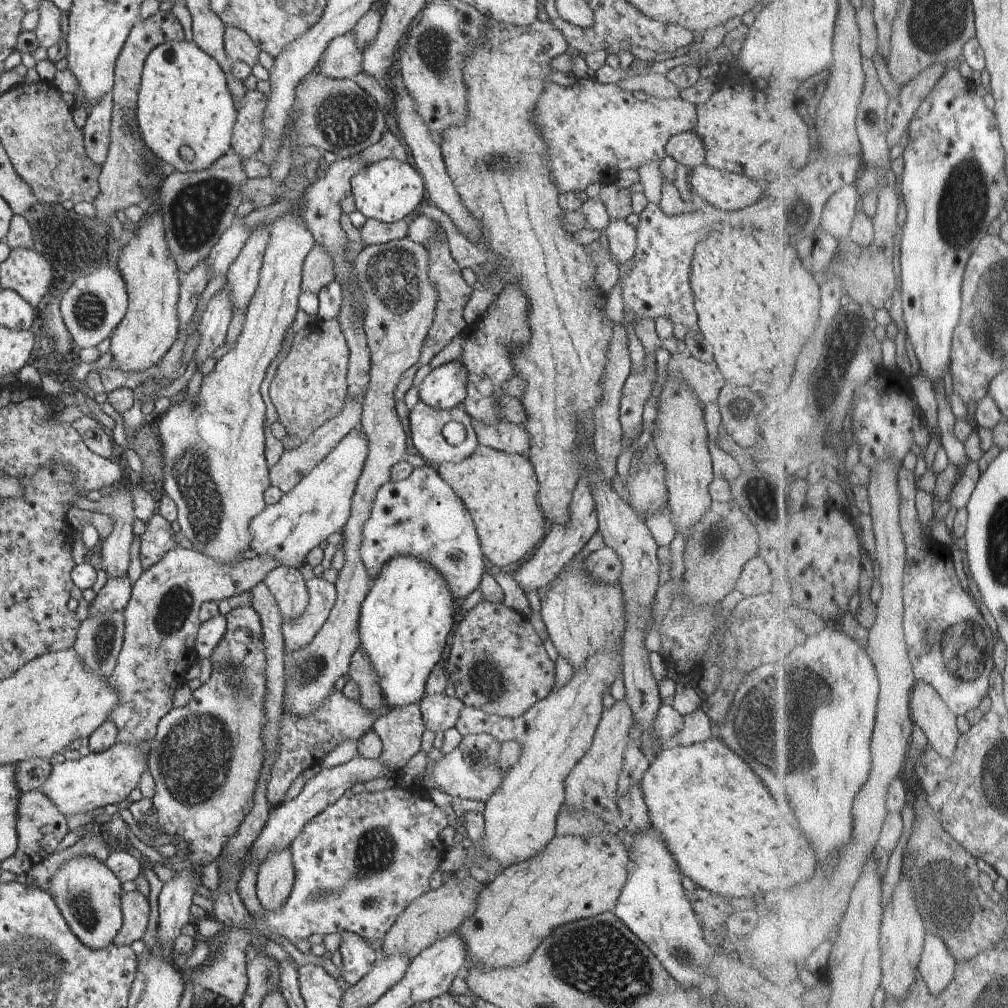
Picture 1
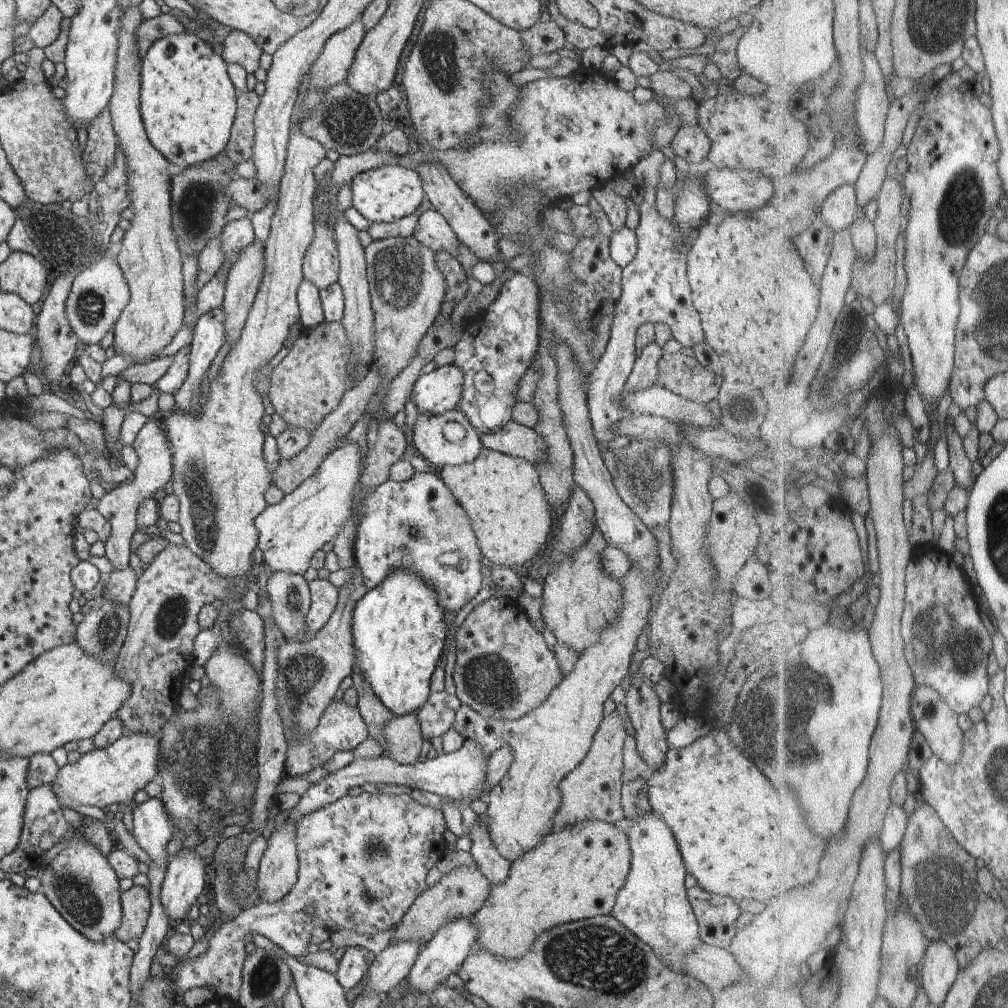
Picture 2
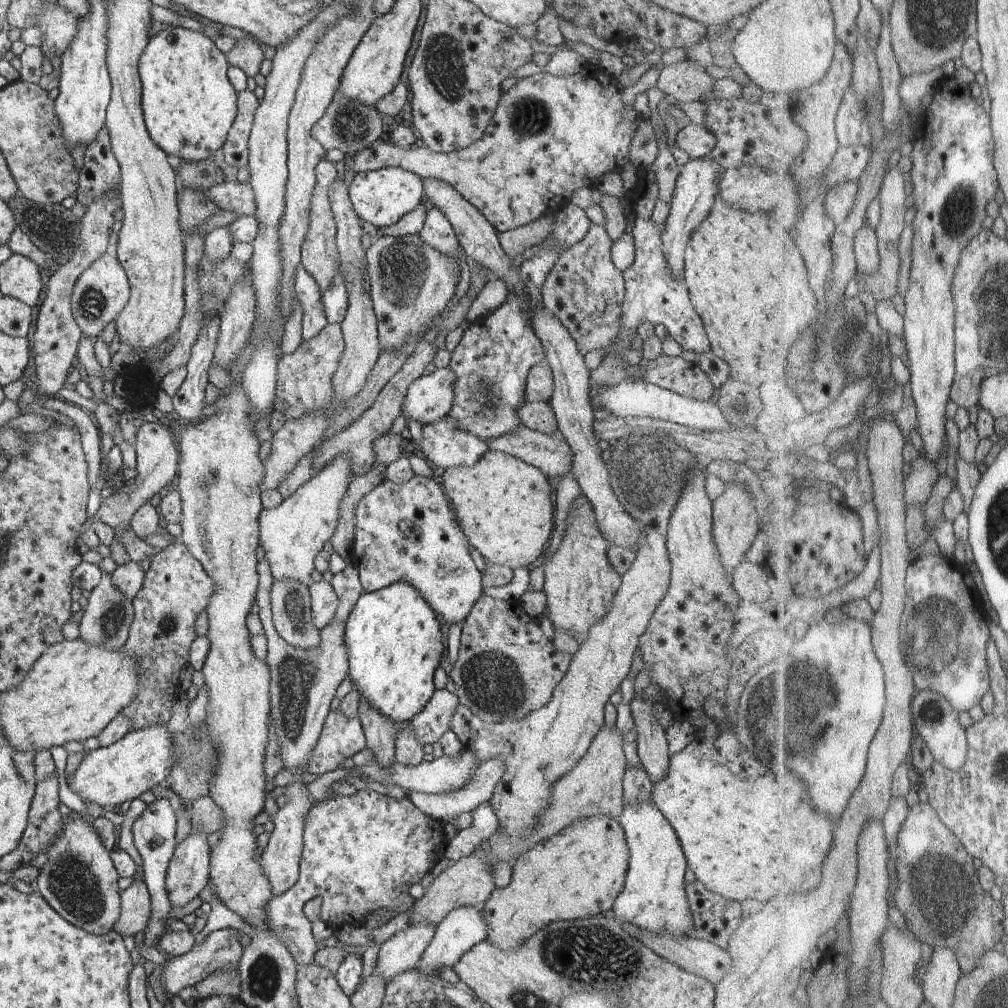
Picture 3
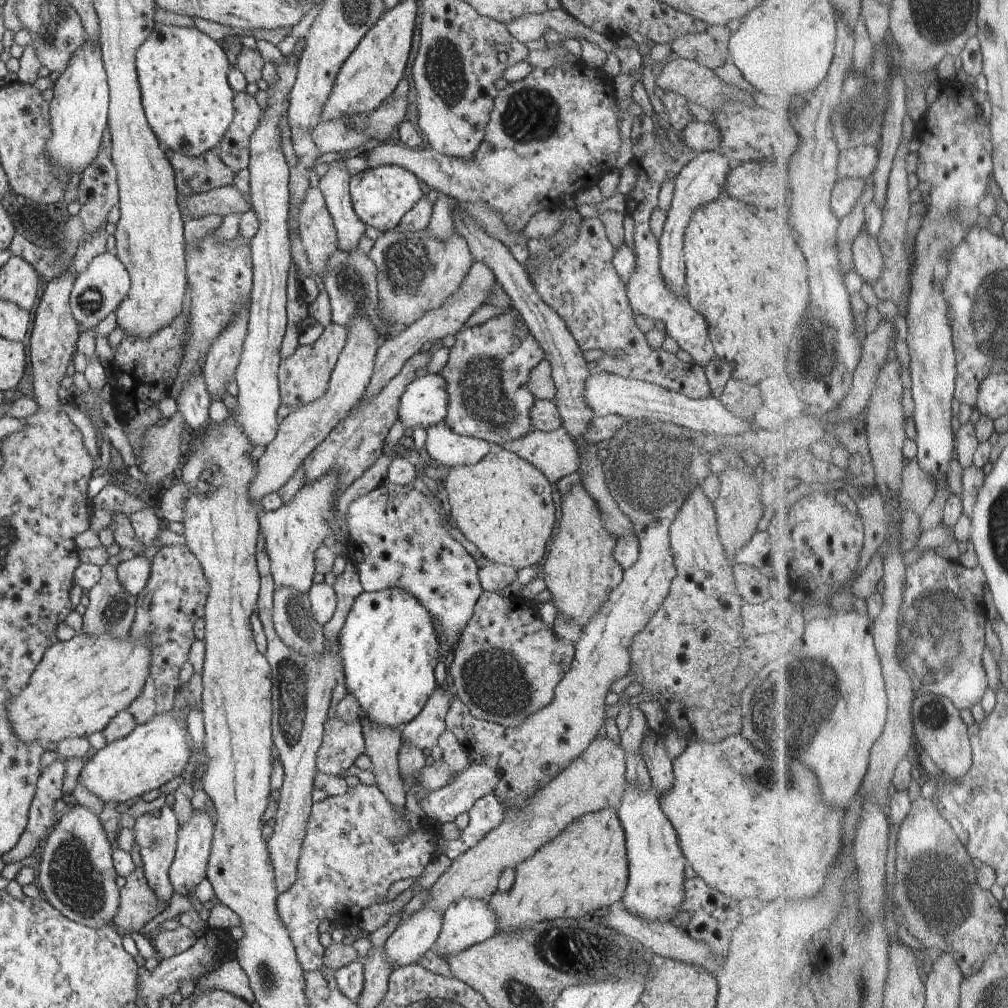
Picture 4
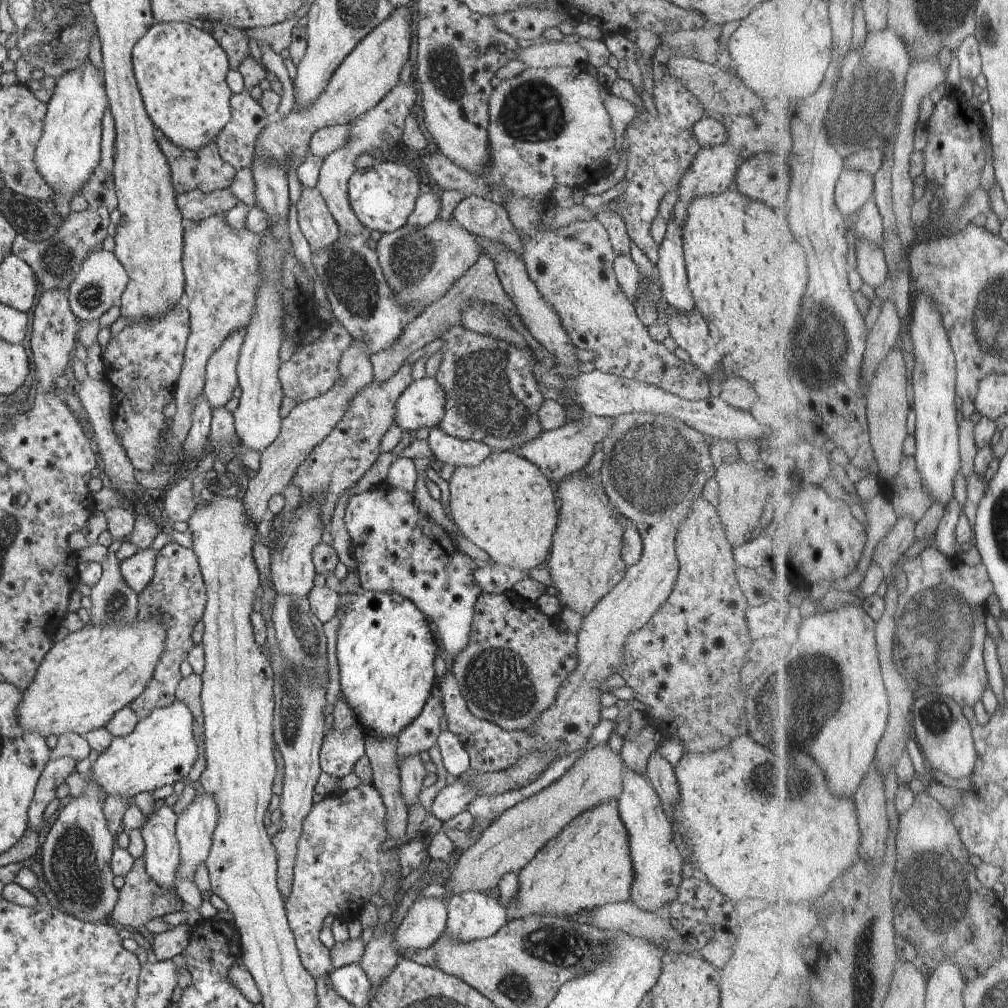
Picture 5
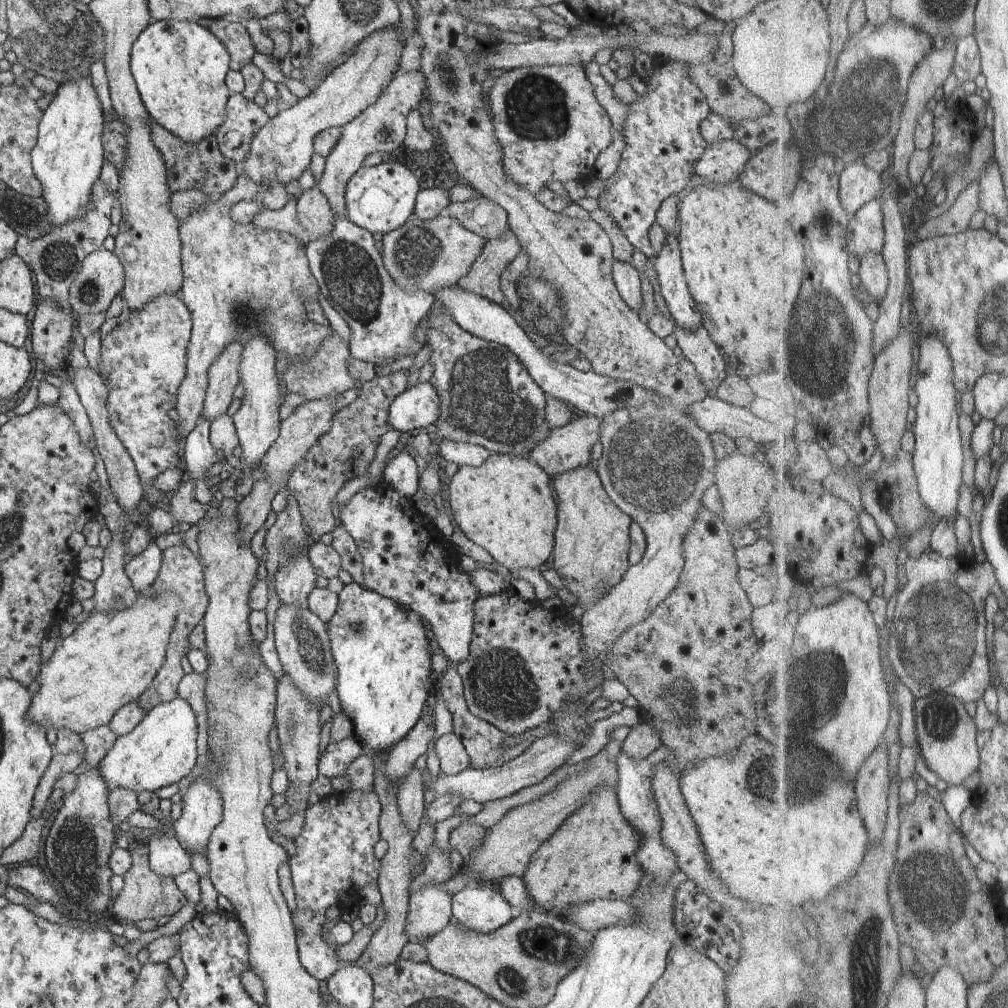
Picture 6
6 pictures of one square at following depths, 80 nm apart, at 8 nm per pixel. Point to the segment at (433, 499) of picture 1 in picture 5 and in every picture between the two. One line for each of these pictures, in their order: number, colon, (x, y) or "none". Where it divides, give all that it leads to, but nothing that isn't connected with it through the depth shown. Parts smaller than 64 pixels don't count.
2: (416, 524)
3: (408, 532)
4: (397, 536)
5: (397, 549)

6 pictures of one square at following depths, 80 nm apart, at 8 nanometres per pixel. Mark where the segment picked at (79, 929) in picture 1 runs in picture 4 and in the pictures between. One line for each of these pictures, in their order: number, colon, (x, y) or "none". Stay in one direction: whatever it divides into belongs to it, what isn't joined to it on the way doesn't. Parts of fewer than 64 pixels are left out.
2: (79, 883)
3: (79, 882)
4: (75, 873)

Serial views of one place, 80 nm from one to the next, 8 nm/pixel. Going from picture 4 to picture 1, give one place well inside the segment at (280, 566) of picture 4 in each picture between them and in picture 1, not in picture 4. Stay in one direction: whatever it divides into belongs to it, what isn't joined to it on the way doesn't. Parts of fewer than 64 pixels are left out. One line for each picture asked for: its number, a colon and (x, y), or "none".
1: (319, 504)
2: (290, 531)
3: (292, 533)

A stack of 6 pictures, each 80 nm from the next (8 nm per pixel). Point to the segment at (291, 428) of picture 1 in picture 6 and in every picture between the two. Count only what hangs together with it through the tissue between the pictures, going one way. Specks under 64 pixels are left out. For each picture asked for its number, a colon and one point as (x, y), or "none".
2: (308, 382)
3: (303, 385)
4: (303, 376)
5: (312, 368)
6: (325, 374)

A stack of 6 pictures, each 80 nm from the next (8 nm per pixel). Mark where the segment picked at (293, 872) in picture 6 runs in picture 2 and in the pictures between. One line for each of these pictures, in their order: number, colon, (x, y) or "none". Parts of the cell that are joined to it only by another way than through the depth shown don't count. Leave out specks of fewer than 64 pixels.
2: (362, 860)
3: (361, 853)
4: (355, 845)
5: (339, 862)

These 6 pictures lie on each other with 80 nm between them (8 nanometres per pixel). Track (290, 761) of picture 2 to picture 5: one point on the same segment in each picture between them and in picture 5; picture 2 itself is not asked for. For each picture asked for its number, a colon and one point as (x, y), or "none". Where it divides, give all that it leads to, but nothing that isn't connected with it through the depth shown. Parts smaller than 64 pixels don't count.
3: (340, 736)
4: (341, 743)
5: (339, 751)

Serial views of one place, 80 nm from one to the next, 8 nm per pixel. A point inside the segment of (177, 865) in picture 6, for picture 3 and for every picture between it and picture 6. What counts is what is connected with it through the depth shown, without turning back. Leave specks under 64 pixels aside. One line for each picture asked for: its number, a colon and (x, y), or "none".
3: (153, 831)
4: (155, 834)
5: (160, 854)

